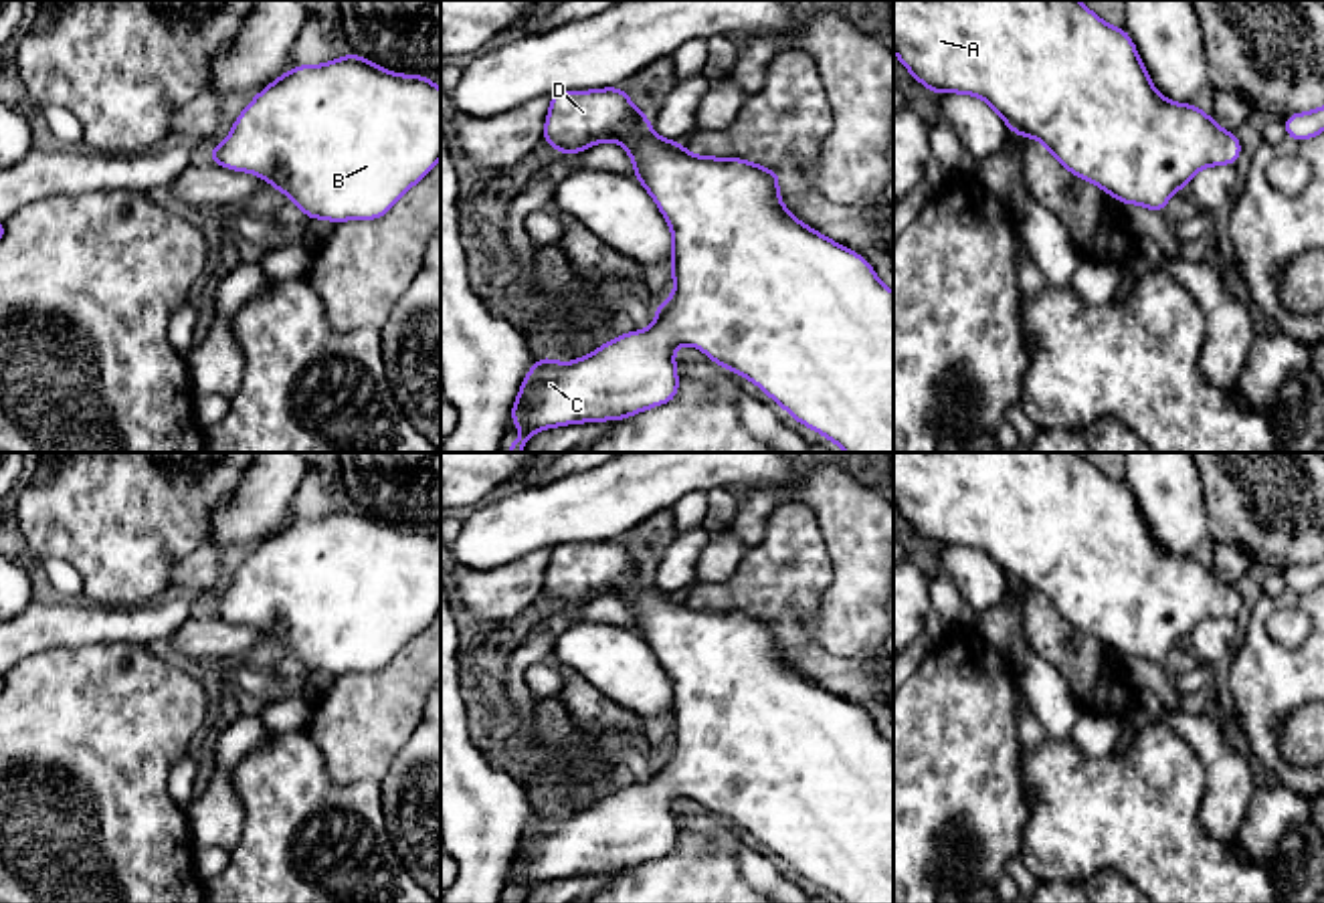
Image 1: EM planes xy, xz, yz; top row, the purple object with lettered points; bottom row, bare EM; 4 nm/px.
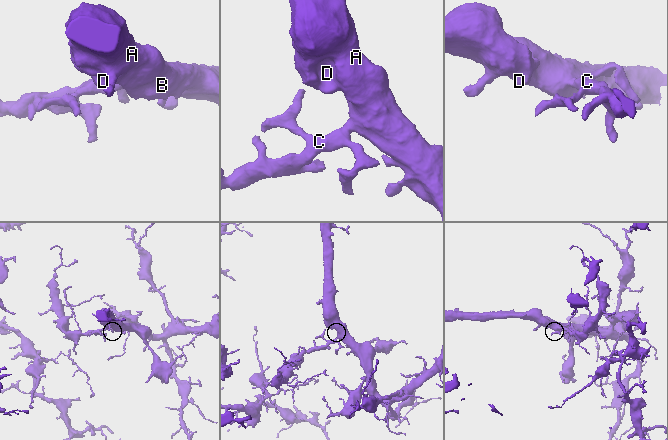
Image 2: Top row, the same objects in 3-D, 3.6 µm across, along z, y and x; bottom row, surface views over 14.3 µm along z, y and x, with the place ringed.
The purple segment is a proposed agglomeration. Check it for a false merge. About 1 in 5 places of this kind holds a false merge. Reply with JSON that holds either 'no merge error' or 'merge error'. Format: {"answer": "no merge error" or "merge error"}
{"answer": "no merge error"}

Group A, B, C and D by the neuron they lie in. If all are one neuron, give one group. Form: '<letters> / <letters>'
A B C D

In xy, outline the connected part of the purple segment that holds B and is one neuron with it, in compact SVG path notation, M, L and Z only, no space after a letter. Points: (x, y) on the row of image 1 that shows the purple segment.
M352 53L334 63L323 63L317 67L297 65L295 69L267 85L237 117L226 141L222 145L206 149L204 156L212 158L222 168L253 172L261 176L273 188L285 192L309 220L325 218L329 222L344 222L352 218L382 218L408 188L412 188L433 170L433 166L441 158L441 91L435 87L431 77L394 75Z

